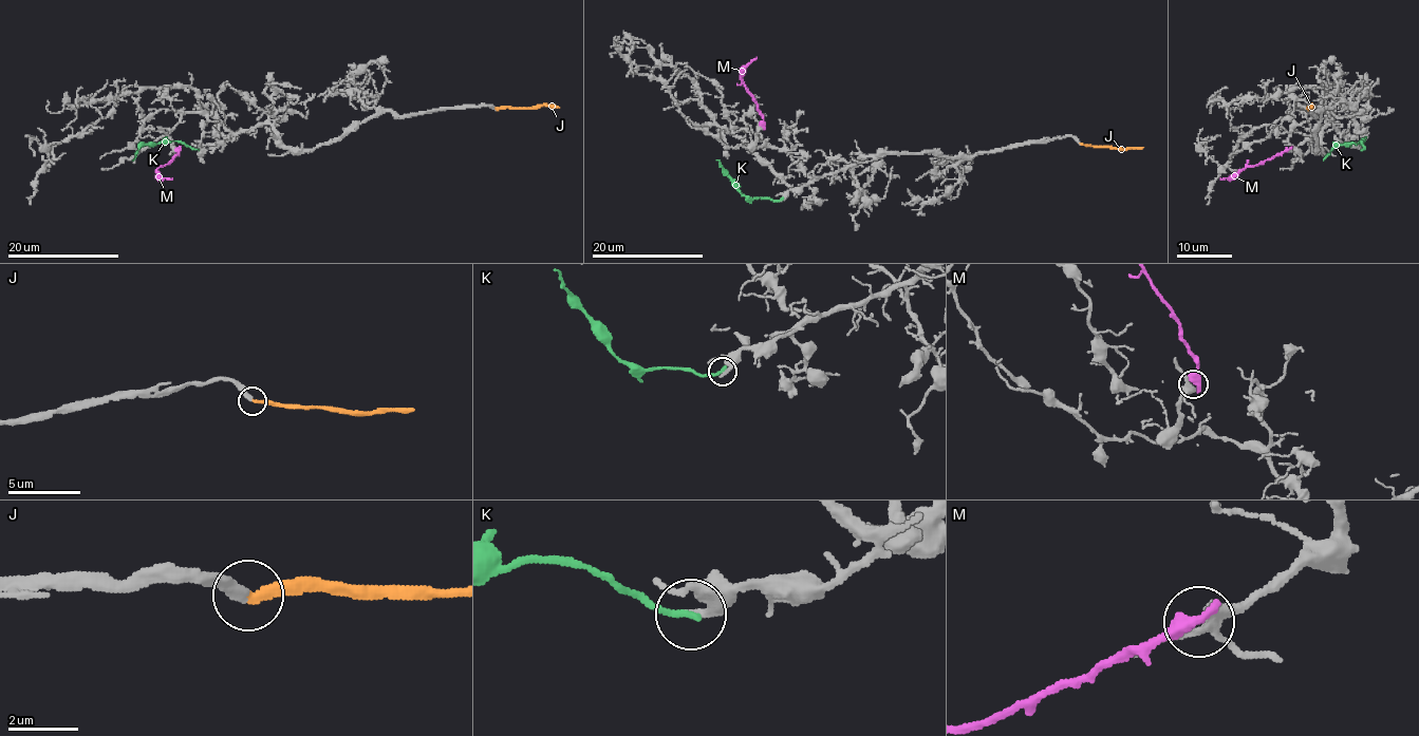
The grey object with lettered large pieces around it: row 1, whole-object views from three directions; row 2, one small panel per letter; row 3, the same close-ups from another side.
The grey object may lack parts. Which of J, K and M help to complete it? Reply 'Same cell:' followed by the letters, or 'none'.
Same cell: J

